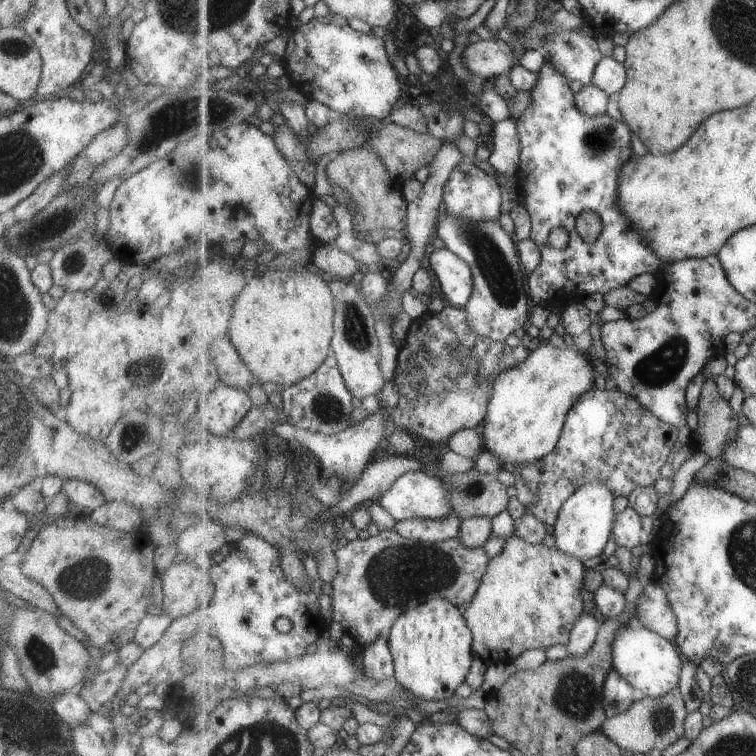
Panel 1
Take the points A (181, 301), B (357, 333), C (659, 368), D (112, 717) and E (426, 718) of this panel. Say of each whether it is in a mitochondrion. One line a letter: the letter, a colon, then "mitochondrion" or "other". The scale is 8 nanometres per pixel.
A: other
B: mitochondrion
C: mitochondrion
D: other
E: other

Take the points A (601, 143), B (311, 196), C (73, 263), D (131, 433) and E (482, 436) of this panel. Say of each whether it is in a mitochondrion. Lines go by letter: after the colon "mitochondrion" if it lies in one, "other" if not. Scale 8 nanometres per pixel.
A: mitochondrion
B: other
C: mitochondrion
D: mitochondrion
E: other

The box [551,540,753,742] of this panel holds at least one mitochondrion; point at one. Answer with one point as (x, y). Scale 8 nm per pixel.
(662, 718)

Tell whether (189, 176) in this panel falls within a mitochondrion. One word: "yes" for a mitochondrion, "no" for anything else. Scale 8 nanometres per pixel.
yes

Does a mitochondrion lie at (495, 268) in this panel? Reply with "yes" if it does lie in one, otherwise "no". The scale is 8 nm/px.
yes

